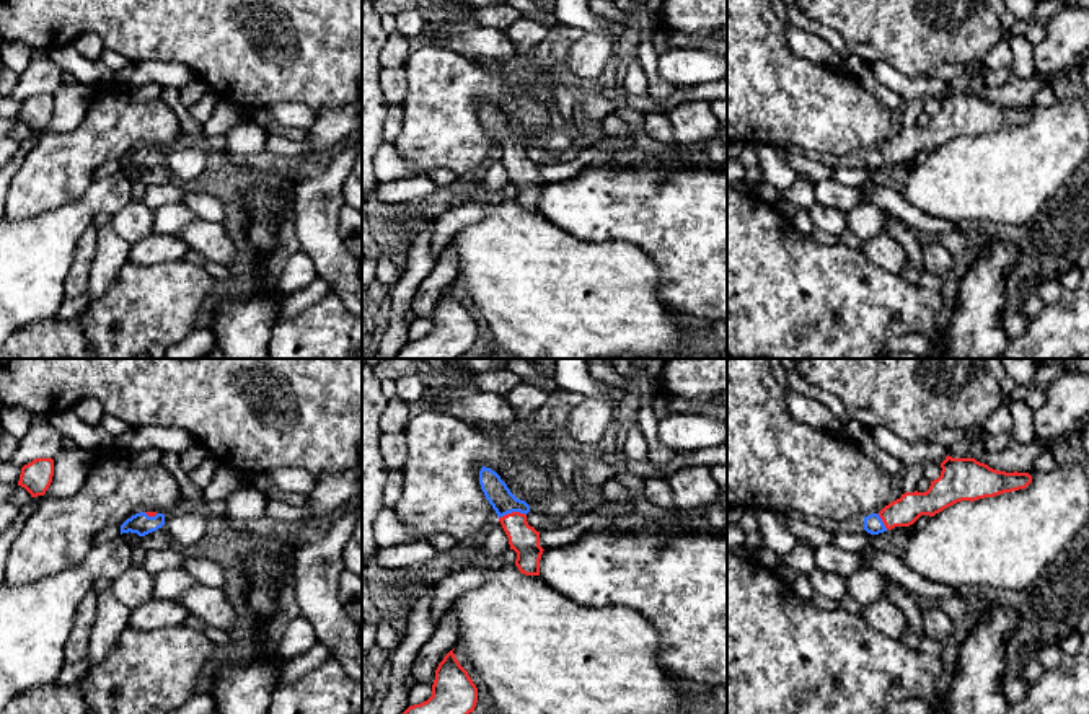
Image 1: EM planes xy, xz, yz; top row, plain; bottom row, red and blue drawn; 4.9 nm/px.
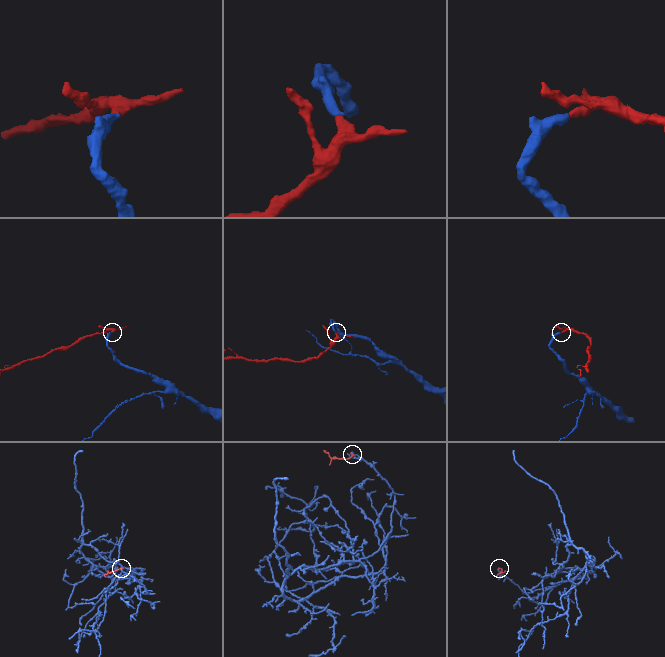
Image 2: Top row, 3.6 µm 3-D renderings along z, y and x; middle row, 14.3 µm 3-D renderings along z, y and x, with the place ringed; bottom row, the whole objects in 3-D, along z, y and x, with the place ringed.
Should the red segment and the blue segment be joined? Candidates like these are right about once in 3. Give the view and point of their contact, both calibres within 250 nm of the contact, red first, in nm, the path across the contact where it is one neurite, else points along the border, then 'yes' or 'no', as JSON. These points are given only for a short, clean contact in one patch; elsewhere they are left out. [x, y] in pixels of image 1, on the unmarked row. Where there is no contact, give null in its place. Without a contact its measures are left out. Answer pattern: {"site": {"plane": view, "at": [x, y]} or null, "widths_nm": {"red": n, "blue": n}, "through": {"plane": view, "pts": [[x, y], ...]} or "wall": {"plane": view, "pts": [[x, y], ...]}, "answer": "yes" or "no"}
{"site": {"plane": "xz", "at": [512, 147]}, "widths_nm": {"red": 150, "blue": 120}, "through": {"plane": "xz", "pts": [[524, 175], [514, 158], [512, 147], [496, 126]]}, "answer": "yes"}

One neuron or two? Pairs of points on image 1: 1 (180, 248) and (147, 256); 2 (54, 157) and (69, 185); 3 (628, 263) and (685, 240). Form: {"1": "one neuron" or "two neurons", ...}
{"1": "one neuron", "2": "one neuron", "3": "two neurons"}

